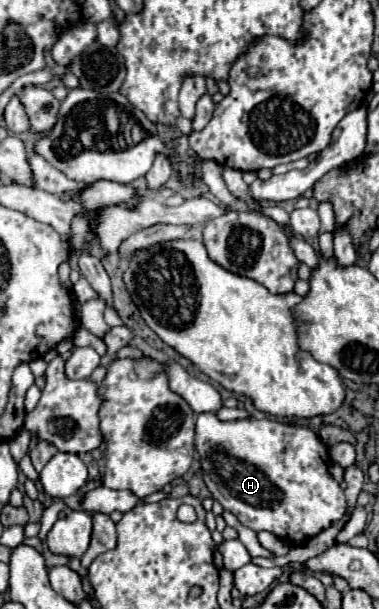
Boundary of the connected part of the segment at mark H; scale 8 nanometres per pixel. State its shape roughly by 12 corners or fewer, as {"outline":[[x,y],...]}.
{"outline":[[197,416],[211,496],[303,546],[347,512],[309,428]]}

